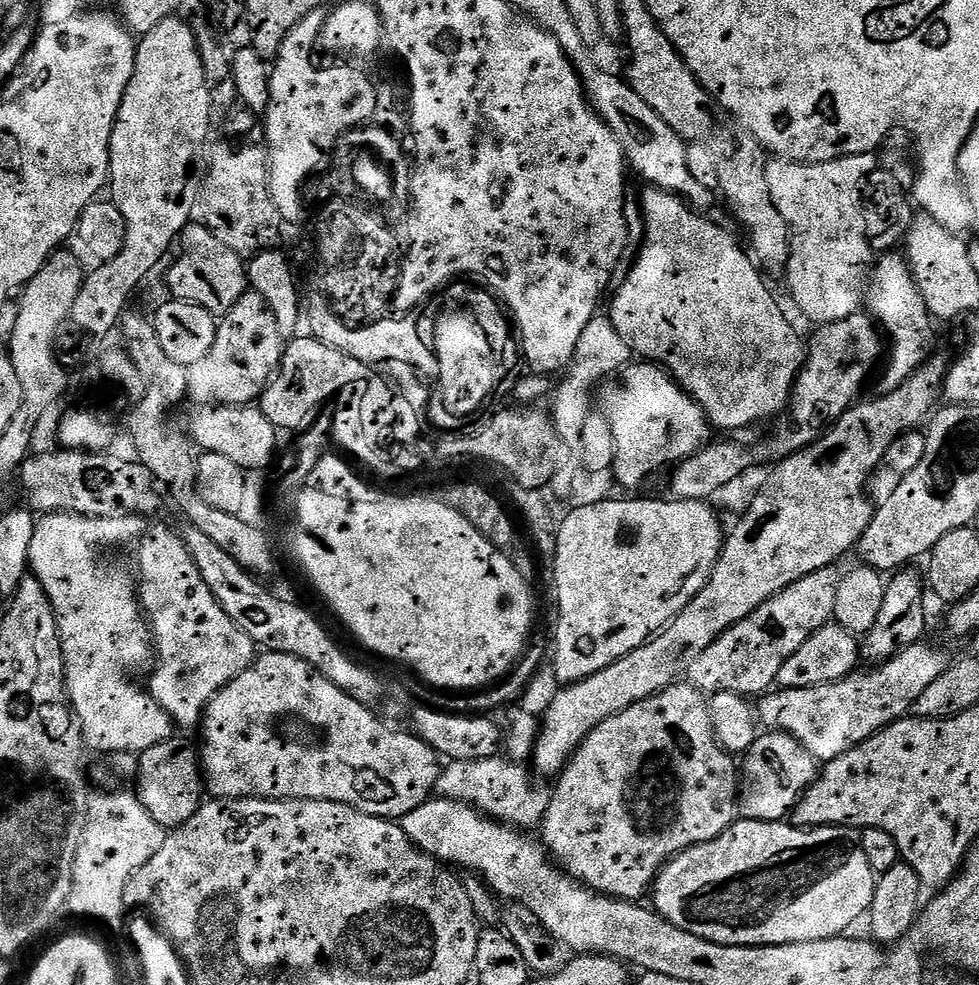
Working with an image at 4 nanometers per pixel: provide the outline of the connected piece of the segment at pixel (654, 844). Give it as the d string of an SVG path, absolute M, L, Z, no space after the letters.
M677 682L671 684L666 690L614 714L614 718L606 718L595 728L591 734L581 742L576 753L572 755L567 768L560 773L558 785L552 793L552 801L546 810L542 823L542 843L548 849L551 859L558 862L573 880L579 880L587 888L600 892L604 896L610 896L614 900L631 900L640 902L649 895L650 889L655 885L656 877L660 875L664 865L679 852L685 852L699 844L710 842L718 838L727 828L732 827L738 819L738 801L740 799L741 773L738 764L734 761L733 753L720 745L714 734L712 724L712 709L710 700L699 688L695 688L691 682Z

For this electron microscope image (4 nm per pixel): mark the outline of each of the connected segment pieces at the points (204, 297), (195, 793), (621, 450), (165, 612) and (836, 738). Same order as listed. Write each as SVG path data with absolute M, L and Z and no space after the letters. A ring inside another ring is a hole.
M201 222L189 223L179 237L178 252L179 248L180 257L173 262L172 269L168 272L171 299L202 306L217 318L229 312L249 287L245 261L225 243L218 242Z
M173 738L166 742L158 742L158 746L150 746L150 750L139 753L135 772L136 795L139 796L142 806L150 810L150 818L154 818L154 822L161 824L165 830L183 826L199 810L205 799L206 785L200 753L197 745L192 745L188 740Z
M633 362L605 380L598 392L598 408L614 430L614 477L624 488L642 487L648 476L667 464L681 464L710 440L708 415L703 408L663 367L651 362Z
M164 524L149 527L135 548L134 584L154 641L152 677L146 680L148 693L168 712L177 729L192 728L195 724L197 727L204 719L208 703L252 665L258 645L246 630L238 630L230 614L218 606L218 598L210 594L210 586L198 574L190 550L186 550L175 531L171 532ZM191 708L196 708L193 717L188 716Z
M921 642L912 644L906 650L902 650L894 658L890 658L884 664L869 667L869 672L857 670L850 676L834 682L826 682L818 686L806 686L805 688L780 688L761 695L755 701L756 719L765 729L774 732L786 732L793 736L803 748L806 749L817 762L827 762L854 750L862 742L866 742L876 732L882 732L889 724L907 717L912 712L912 703L946 671L950 663L950 657L936 644Z

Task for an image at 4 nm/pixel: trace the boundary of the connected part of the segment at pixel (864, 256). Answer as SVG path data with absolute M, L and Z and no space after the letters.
M867 152L864 155L844 156L842 159L834 159L830 163L818 164L793 164L789 161L779 158L769 159L766 166L766 182L770 185L770 198L774 198L774 206L778 206L778 214L782 214L782 218L786 218L788 223L788 231L792 237L792 253L790 254L790 262L786 273L786 281L788 280L788 288L792 291L792 300L800 307L800 312L808 320L813 320L813 325L819 326L829 324L830 322L838 322L842 318L850 318L850 314L861 311L866 304L866 293L870 288L870 273L874 268L874 251L868 240L867 228L865 222L864 208L862 198L858 196L858 190L865 183L865 180L871 175L874 169L873 153Z

